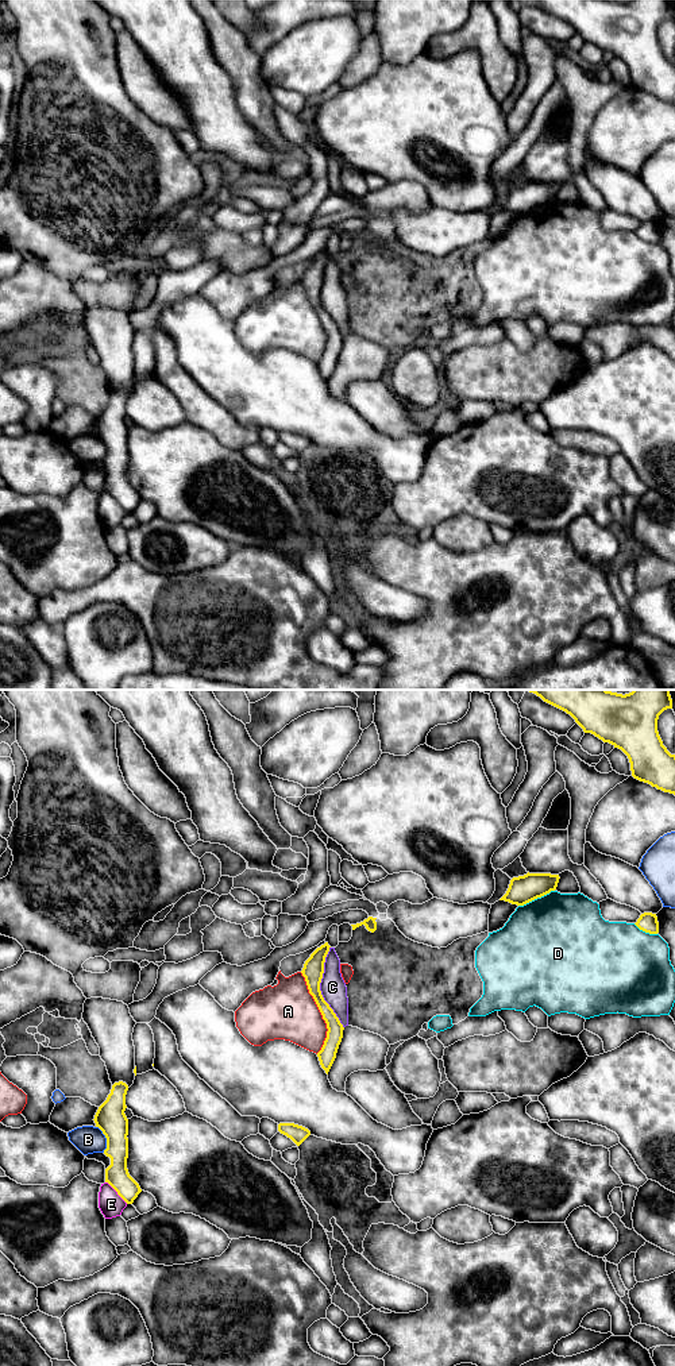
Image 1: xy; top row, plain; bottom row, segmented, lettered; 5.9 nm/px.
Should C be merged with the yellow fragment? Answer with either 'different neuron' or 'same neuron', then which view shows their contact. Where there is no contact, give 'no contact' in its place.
different neuron | xy

